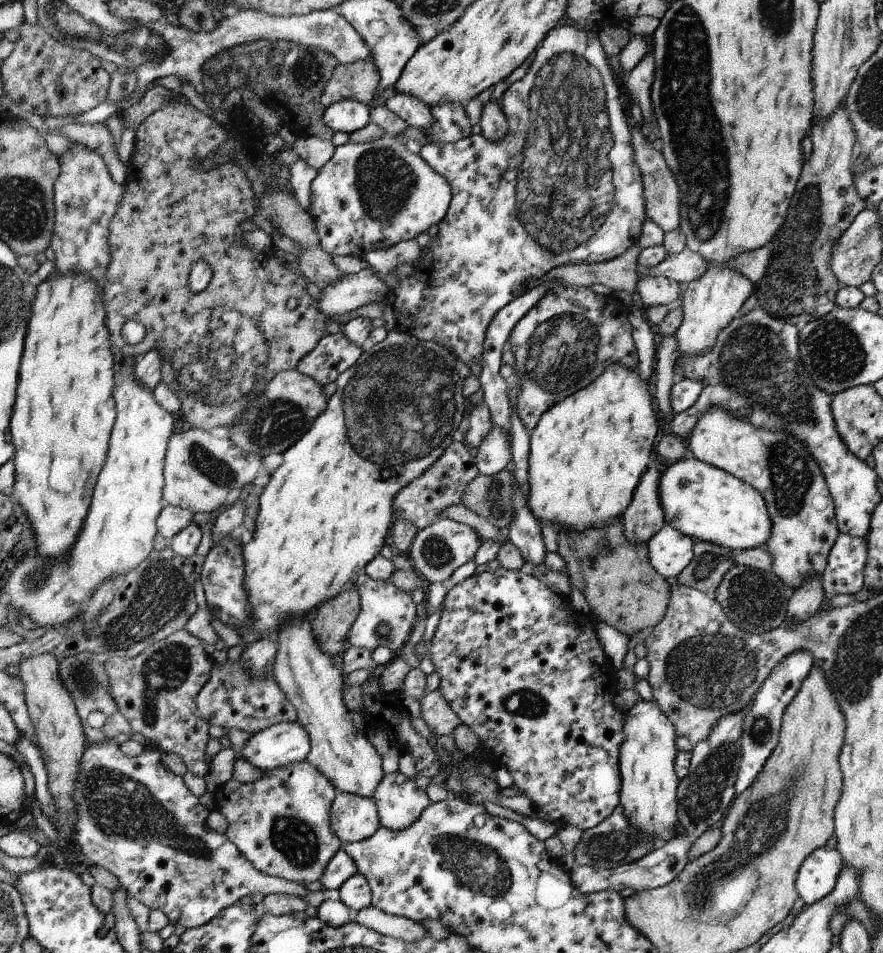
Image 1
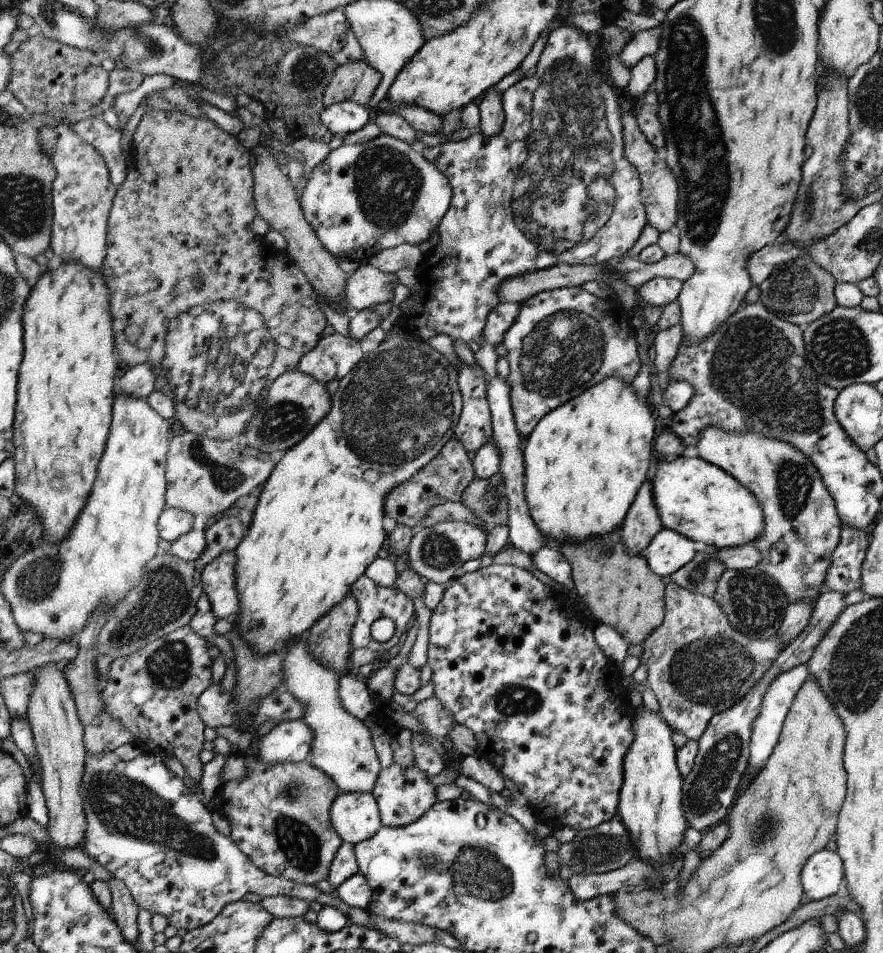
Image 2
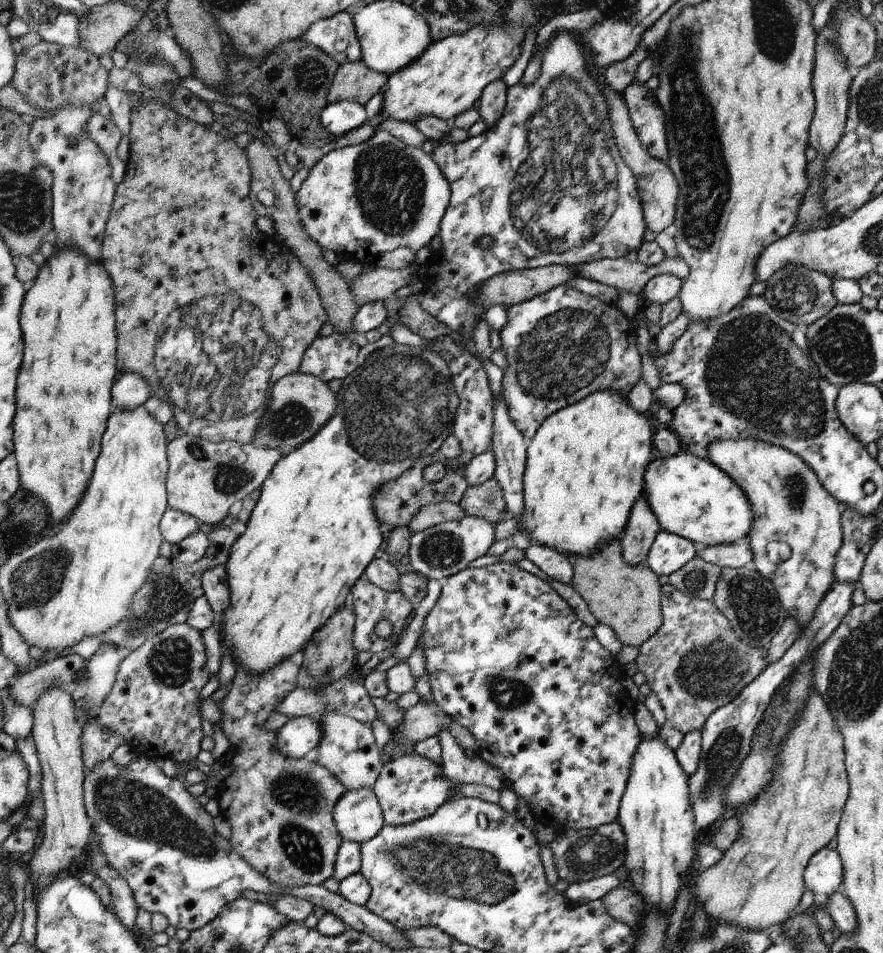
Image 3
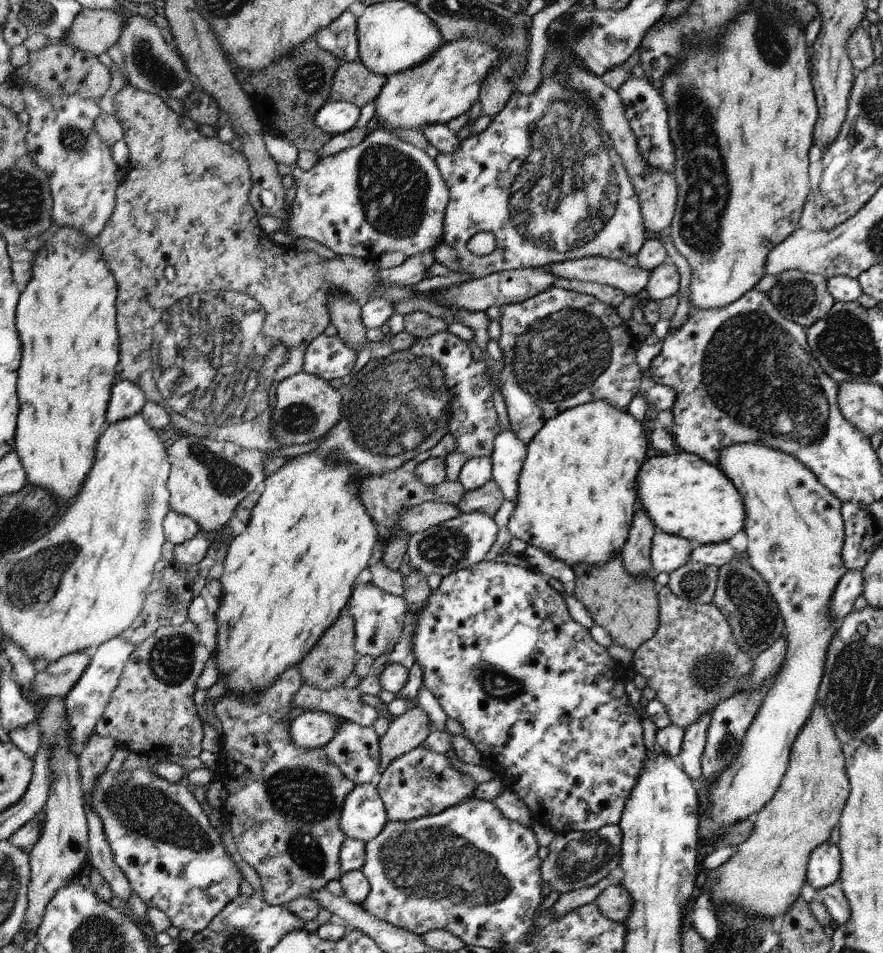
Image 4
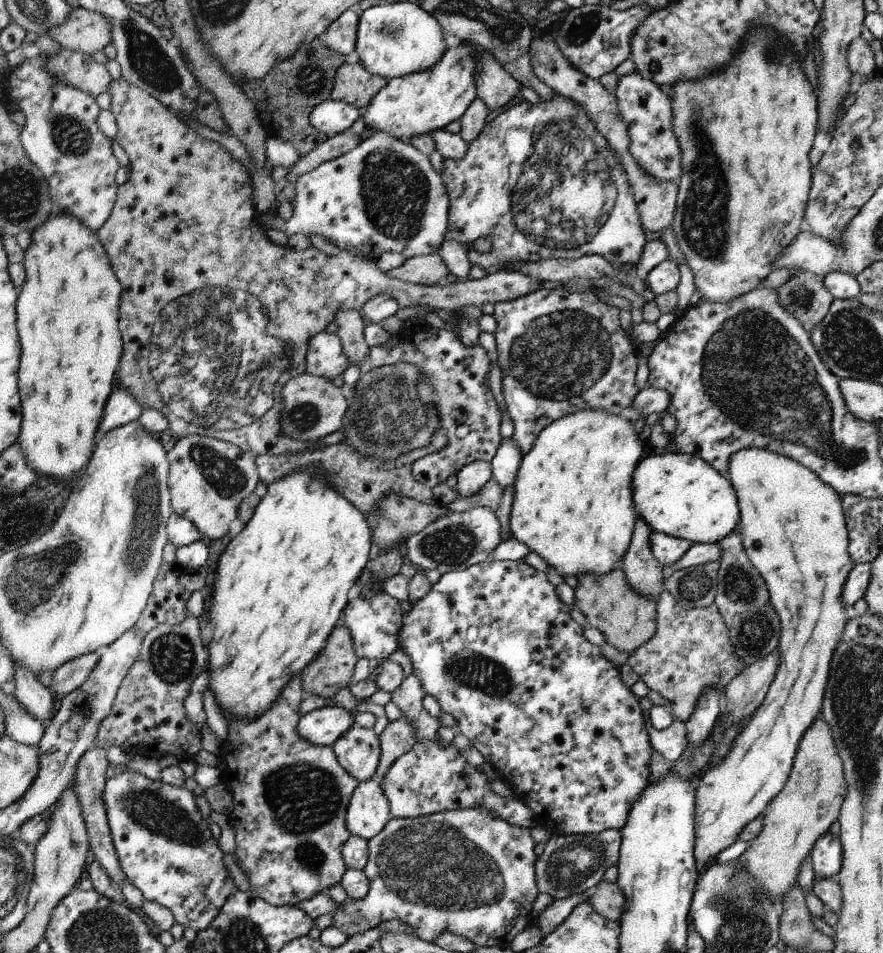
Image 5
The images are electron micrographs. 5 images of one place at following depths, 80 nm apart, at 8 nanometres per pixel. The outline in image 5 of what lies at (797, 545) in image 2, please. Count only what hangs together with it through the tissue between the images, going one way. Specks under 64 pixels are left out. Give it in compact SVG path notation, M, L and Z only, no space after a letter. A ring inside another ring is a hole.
M747 448L734 454L726 477L739 497L743 547L751 563L767 581L772 606L781 622L781 636L777 647L778 666L766 698L734 737L727 755L704 770L696 781L695 860L700 868L715 861L722 850L732 846L743 828L763 814L772 799L786 786L794 769L799 744L812 723L820 718L834 649L843 639L852 616L852 609L843 603L843 588L856 565L850 555L850 534L847 532L842 494L826 484L812 469L768 449Z

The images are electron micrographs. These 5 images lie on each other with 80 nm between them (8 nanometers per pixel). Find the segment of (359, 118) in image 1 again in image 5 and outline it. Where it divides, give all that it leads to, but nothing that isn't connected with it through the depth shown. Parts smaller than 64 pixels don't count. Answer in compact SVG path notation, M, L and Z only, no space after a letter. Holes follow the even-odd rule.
M326 99L310 113L312 126L327 134L328 138L350 129L352 124L360 118L360 110L342 101Z

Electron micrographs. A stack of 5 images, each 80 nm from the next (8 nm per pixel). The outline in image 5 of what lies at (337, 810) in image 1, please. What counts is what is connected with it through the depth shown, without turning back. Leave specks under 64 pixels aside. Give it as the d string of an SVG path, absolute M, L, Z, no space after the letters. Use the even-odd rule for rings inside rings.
M374 779L359 782L347 808L346 823L352 835L367 841L374 838L392 819L390 801L382 784Z

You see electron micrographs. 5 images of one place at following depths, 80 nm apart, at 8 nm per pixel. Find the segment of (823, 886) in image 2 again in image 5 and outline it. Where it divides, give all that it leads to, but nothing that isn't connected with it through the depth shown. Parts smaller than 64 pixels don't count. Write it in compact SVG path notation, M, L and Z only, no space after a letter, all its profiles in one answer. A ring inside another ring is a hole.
M827 832L816 842L812 851L813 870L816 877L834 877L843 862L843 845L839 836Z

